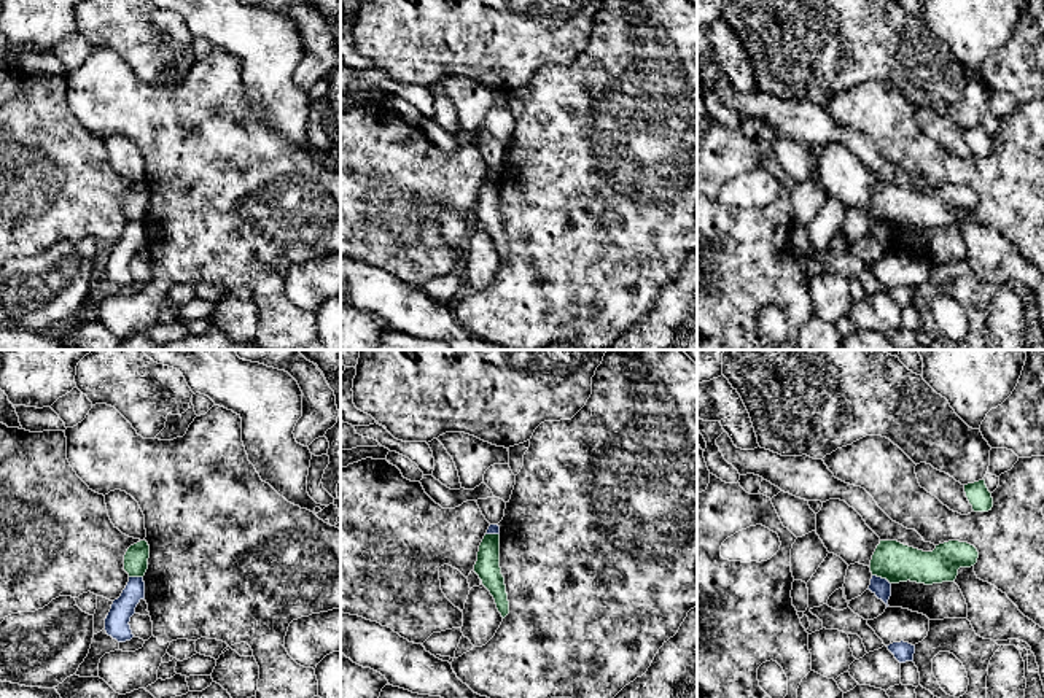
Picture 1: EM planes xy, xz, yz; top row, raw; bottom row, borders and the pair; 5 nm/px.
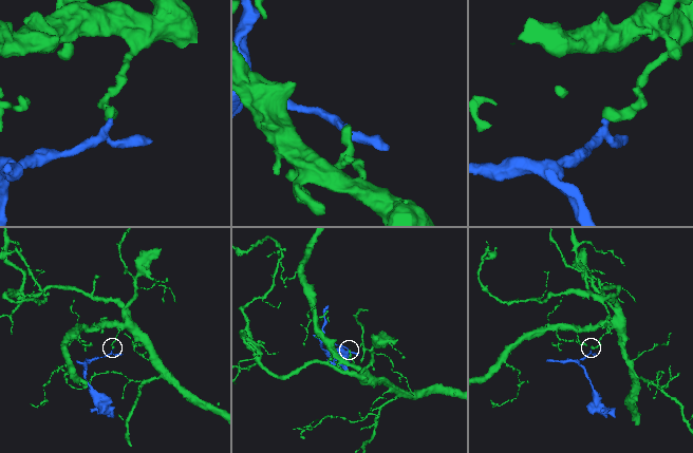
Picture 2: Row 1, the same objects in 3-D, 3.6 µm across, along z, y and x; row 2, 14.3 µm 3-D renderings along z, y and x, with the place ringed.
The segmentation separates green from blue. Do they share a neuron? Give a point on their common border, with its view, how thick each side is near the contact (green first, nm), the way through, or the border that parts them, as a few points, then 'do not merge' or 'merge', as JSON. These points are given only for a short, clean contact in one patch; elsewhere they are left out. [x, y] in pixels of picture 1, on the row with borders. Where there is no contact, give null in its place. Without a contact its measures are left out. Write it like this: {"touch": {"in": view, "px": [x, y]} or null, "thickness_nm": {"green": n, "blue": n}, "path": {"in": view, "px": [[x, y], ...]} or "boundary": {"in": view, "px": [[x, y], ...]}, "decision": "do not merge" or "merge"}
{"touch": {"in": "yz", "px": [882, 577]}, "thickness_nm": {"green": 200, "blue": 90}, "boundary": {"in": "yz", "px": [[872, 574], [890, 584]]}, "decision": "do not merge"}

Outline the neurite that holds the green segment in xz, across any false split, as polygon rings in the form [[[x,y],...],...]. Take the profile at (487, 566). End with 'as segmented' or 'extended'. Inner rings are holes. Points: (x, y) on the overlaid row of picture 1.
[[[485,534],[477,552],[474,572],[482,580],[482,585],[495,599],[497,609],[504,619],[509,614],[509,601],[504,585],[504,577],[500,568],[500,534]]]; as segmented

